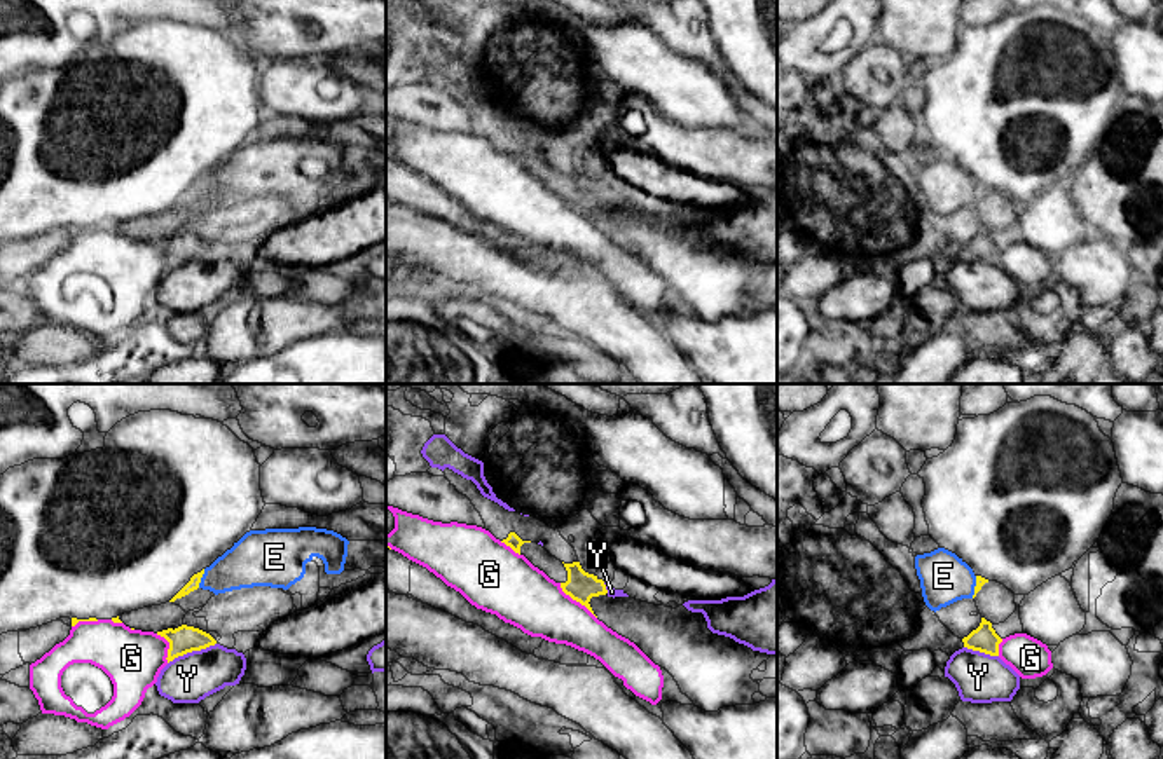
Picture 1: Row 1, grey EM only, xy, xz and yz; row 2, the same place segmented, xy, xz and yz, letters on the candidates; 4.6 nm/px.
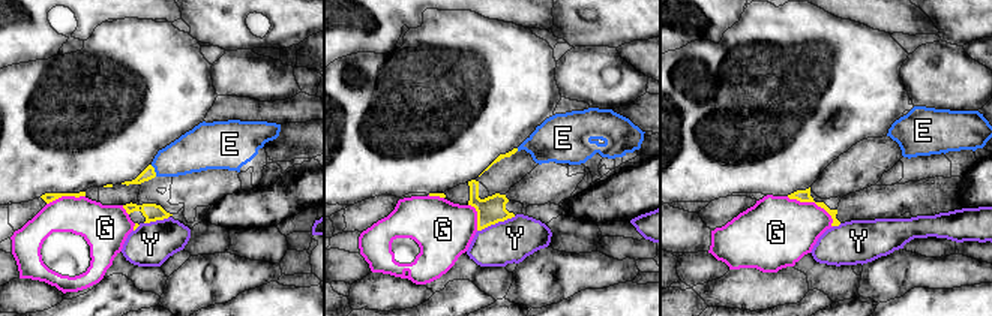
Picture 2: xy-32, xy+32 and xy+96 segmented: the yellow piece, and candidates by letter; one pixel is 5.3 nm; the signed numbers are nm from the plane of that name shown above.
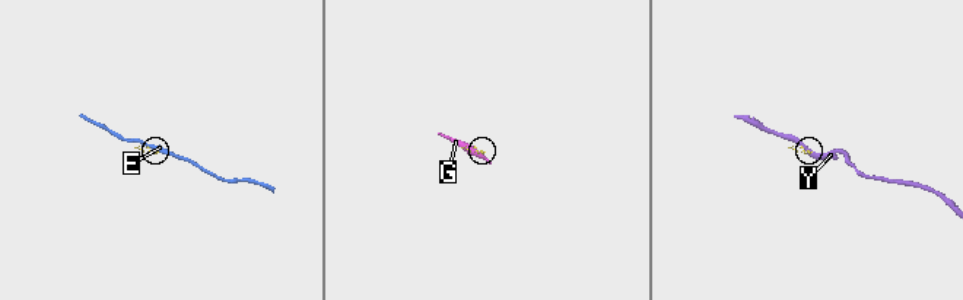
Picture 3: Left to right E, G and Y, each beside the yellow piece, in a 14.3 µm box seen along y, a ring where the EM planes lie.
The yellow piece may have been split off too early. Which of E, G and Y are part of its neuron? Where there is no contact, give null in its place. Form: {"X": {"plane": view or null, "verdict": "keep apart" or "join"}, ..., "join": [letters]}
{"E": {"plane": "xy", "verdict": "keep apart"}, "G": {"plane": "xz", "verdict": "keep apart"}, "Y": {"plane": "xy", "verdict": "keep apart"}, "join": []}

